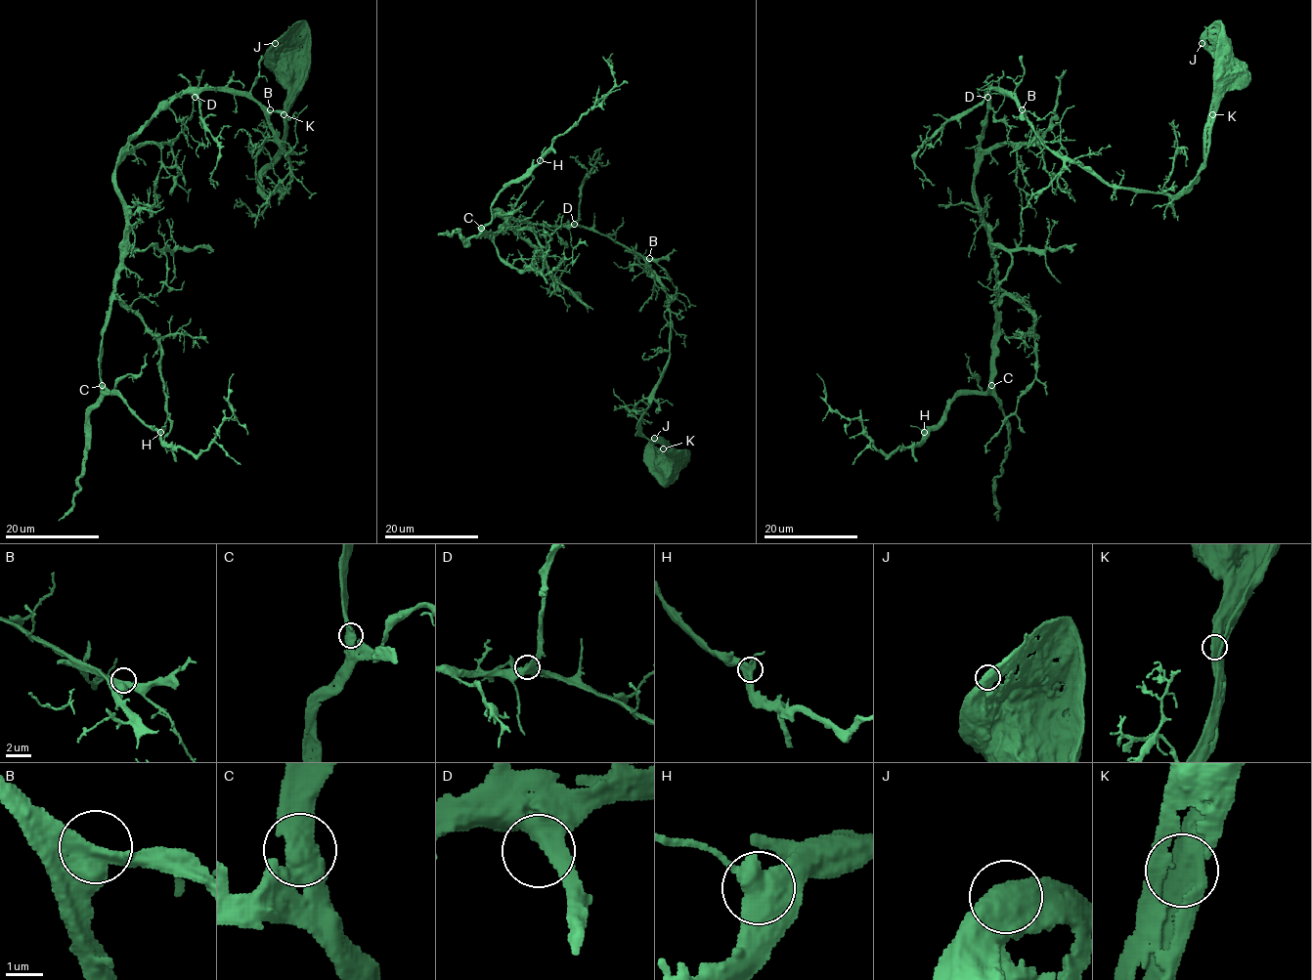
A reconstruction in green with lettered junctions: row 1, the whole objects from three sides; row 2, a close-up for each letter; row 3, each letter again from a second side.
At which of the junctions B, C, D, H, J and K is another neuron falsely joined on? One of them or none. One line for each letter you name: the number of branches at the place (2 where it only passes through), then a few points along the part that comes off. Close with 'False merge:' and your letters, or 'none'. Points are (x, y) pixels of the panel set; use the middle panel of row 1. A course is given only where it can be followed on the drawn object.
False merge: none

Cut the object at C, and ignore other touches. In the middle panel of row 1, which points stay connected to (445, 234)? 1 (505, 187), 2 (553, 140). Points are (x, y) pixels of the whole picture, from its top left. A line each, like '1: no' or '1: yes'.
1: yes
2: yes

